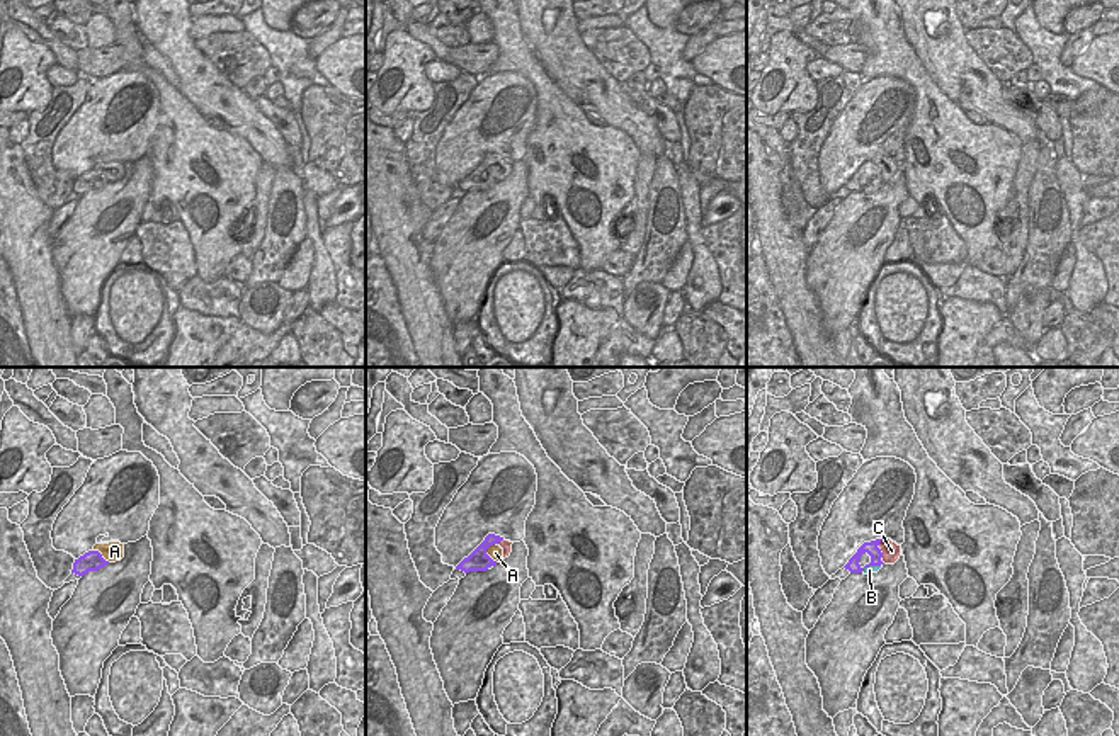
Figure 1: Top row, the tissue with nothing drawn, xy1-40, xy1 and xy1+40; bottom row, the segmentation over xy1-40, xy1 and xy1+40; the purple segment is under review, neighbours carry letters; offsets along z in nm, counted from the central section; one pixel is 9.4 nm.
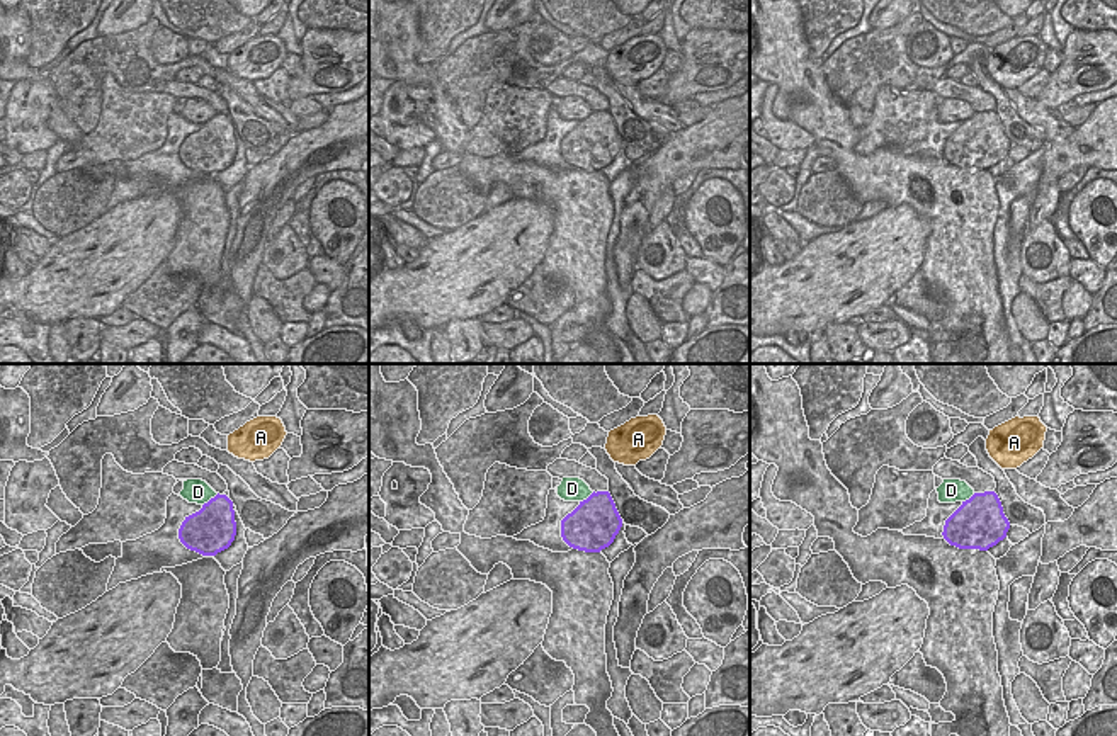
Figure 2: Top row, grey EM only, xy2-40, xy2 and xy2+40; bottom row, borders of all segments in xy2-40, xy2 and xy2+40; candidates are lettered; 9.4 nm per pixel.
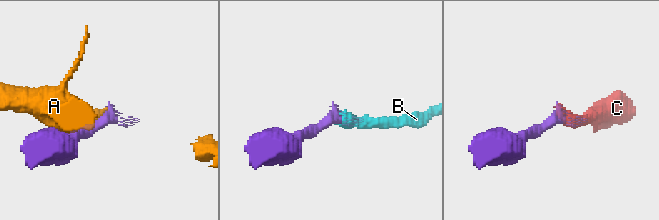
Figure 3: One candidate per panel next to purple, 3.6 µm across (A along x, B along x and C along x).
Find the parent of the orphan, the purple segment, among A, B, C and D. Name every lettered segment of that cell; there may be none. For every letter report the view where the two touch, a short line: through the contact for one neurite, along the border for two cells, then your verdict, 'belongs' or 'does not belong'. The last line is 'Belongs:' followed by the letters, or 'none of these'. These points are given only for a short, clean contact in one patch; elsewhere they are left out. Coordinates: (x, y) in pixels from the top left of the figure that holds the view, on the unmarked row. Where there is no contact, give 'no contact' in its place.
A: meets purple in xy1; does not belong
B: meets purple in xy1+40; belongs
C: meets purple in xy1+40; does not belong
D: meets purple in xy2-40; line xy2-40 (218, 113), (203, 124); does not belong
Belongs: B

